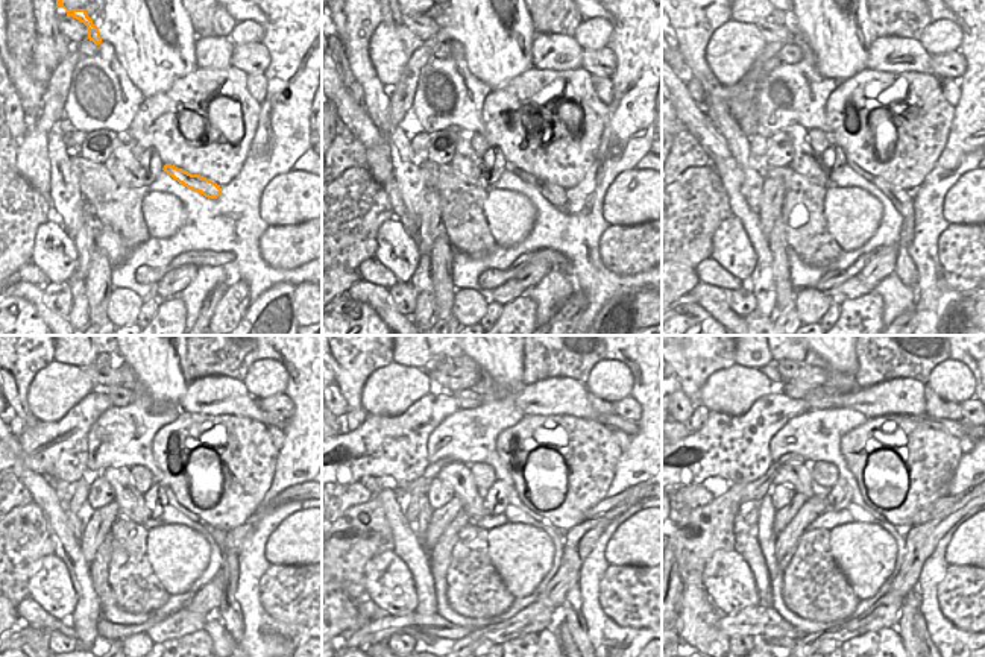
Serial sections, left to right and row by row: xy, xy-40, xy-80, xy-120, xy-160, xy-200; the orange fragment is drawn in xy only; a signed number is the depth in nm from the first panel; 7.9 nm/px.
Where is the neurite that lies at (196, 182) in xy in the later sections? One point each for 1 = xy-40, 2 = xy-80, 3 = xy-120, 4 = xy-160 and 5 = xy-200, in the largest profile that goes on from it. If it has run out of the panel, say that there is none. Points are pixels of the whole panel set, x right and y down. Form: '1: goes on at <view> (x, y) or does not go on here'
1: goes on at xy-40 (556, 194)
2: goes on at xy-80 (905, 269)
3: goes on at xy-120 (229, 613)
4: goes on at xy-160 (569, 610)
5: goes on at xy-200 (920, 628)

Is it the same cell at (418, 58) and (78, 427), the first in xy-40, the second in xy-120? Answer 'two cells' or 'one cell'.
one cell

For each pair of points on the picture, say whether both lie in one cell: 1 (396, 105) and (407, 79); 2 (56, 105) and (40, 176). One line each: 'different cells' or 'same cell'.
1: same cell
2: same cell

